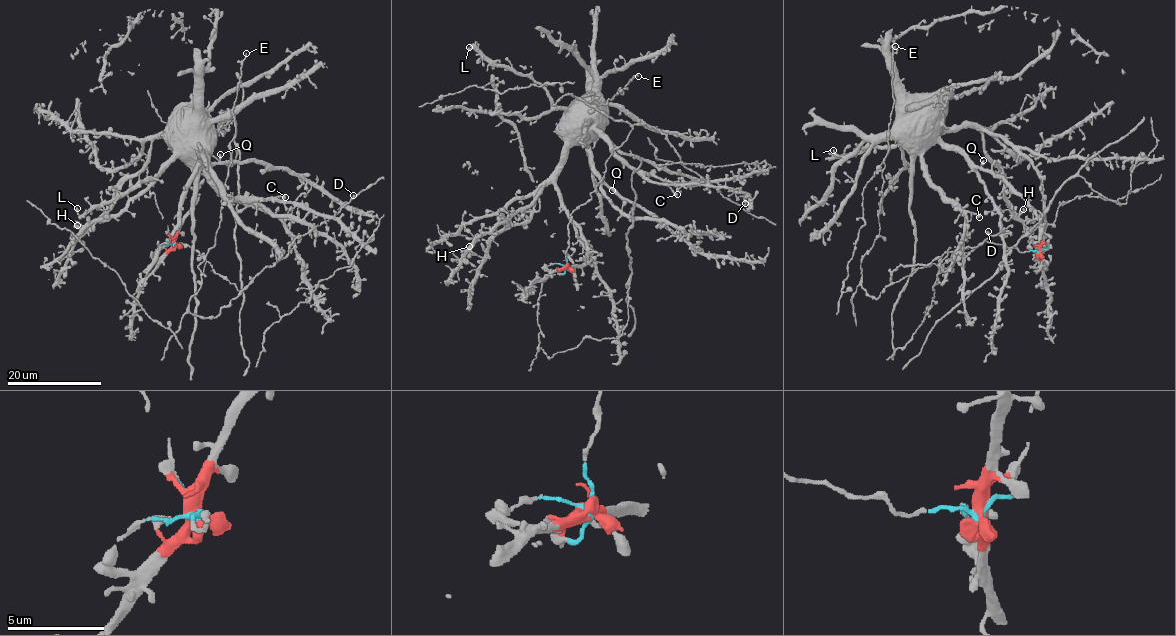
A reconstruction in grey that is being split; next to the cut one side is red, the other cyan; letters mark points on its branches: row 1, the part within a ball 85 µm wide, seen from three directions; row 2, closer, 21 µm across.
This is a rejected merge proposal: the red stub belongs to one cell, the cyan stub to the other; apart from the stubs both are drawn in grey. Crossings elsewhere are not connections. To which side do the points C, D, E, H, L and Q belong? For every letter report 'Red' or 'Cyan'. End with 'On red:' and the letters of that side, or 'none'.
C: Red
D: Cyan
E: Cyan
H: Red
L: Red
Q: Red
On red: C, H, L, Q

